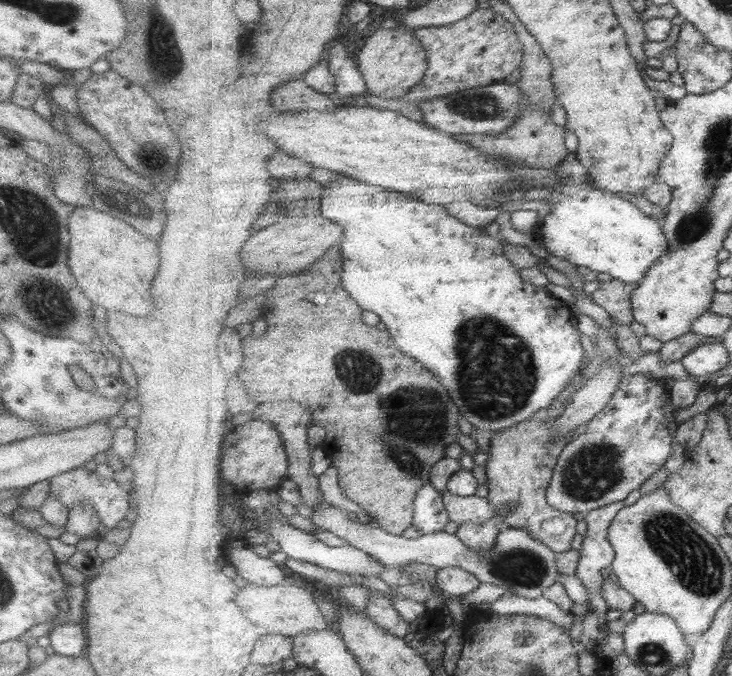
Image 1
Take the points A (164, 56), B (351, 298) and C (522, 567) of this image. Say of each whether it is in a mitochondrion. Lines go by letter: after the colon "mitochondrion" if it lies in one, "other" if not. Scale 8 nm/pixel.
A: mitochondrion
B: other
C: mitochondrion

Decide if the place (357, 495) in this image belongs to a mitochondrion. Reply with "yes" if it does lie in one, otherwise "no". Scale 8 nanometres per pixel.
no

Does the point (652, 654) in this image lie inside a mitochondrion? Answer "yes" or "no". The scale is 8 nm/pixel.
yes

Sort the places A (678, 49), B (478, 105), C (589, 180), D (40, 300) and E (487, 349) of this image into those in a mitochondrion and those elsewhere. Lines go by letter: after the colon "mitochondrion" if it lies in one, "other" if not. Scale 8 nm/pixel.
A: other
B: mitochondrion
C: other
D: mitochondrion
E: mitochondrion

